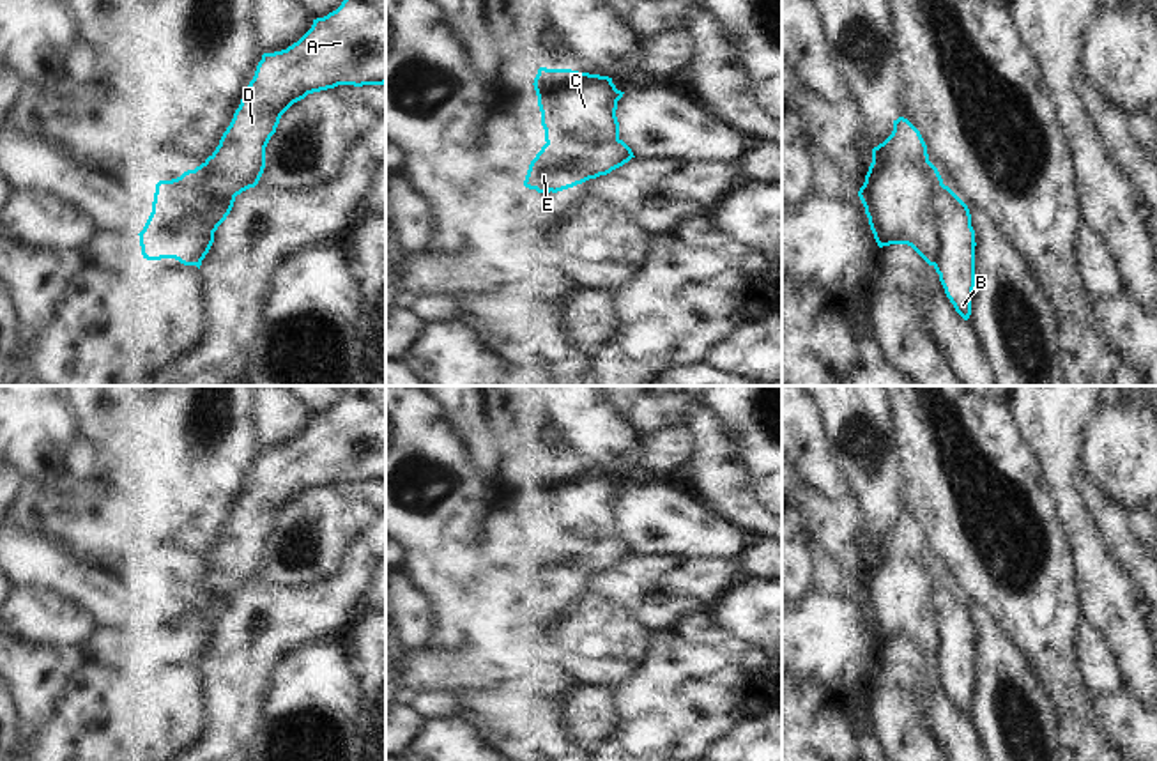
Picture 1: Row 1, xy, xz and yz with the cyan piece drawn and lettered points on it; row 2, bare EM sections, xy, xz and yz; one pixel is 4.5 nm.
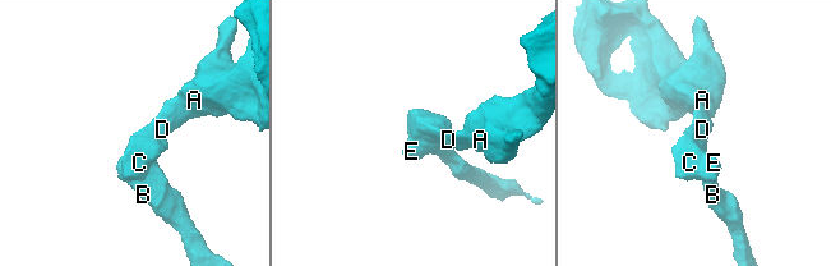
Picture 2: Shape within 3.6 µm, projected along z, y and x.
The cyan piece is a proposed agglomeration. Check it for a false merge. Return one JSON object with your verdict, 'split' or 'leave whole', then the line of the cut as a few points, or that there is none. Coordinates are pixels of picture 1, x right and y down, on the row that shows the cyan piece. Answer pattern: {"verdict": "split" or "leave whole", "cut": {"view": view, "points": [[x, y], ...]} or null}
{"verdict": "split", "cut": {"view": "xy", "points": [[163, 190], [174, 184], [206, 190], [214, 207], [234, 197]]}}

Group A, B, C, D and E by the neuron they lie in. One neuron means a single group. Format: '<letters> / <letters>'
A C D / B E

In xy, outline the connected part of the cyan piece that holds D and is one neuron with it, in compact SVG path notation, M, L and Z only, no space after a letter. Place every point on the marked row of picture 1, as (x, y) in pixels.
M343 0L324 18L313 19L311 28L292 46L264 53L255 76L216 150L195 170L156 184L150 219L161 235L159 258L175 258L184 265L200 265L214 242L214 228L196 219L196 211L177 209L166 202L165 189L184 186L214 196L209 214L226 198L255 188L265 168L265 147L276 133L281 115L308 94L338 85L386 83L386 0Z

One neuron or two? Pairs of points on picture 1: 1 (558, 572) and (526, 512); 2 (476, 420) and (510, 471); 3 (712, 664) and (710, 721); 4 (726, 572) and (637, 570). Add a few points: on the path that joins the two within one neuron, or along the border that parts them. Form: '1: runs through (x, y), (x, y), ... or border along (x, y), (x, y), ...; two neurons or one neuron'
1: runs through (544, 558), (526, 540), (526, 526); one neuron
2: runs through (485, 432), (503, 459); one neuron
3: runs through (710, 678), (710, 707); one neuron
4: runs through (704, 572), (658, 572); one neuron

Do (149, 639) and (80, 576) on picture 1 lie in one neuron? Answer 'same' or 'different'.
same

